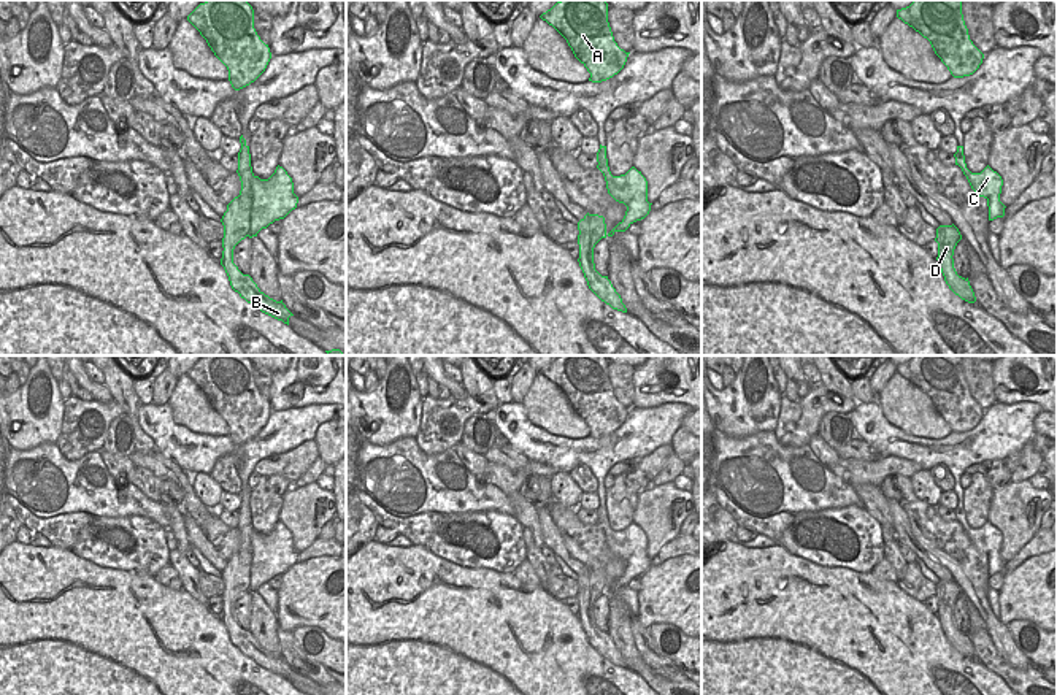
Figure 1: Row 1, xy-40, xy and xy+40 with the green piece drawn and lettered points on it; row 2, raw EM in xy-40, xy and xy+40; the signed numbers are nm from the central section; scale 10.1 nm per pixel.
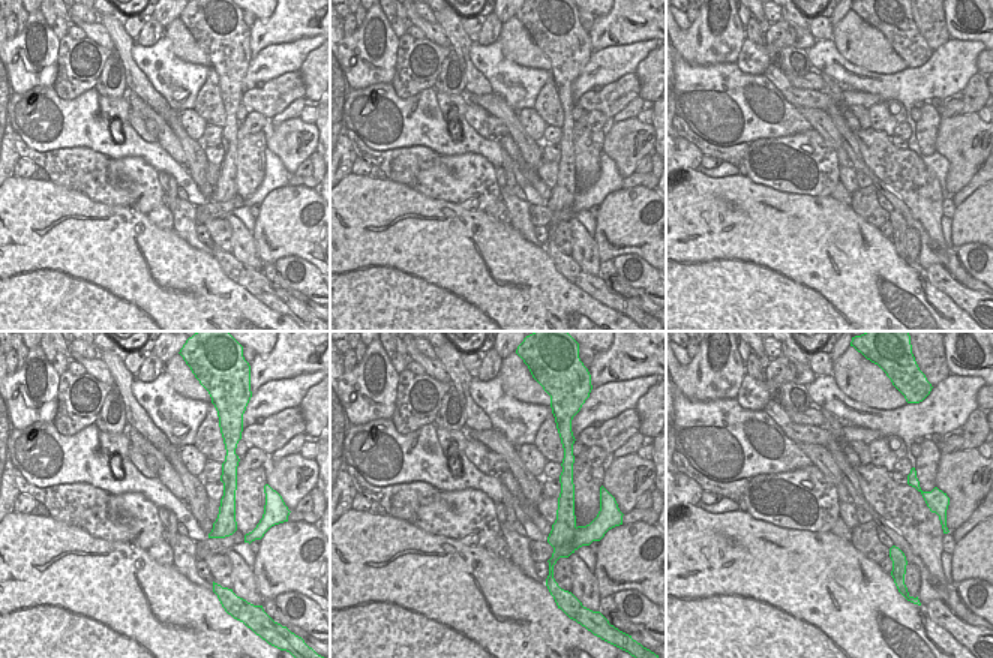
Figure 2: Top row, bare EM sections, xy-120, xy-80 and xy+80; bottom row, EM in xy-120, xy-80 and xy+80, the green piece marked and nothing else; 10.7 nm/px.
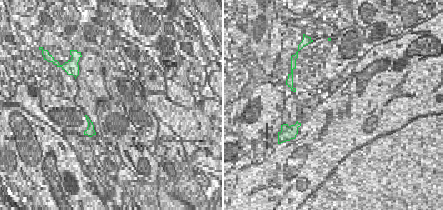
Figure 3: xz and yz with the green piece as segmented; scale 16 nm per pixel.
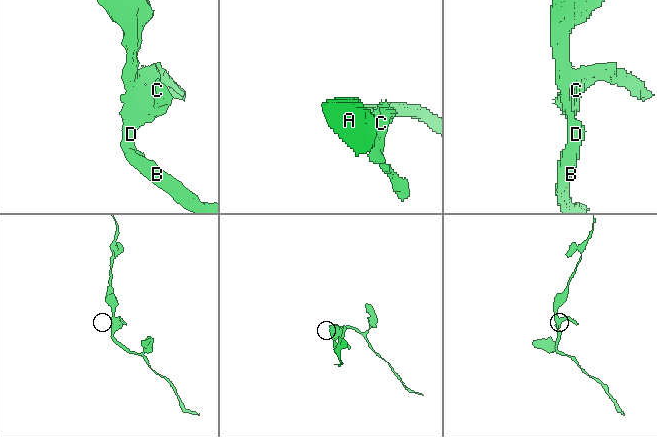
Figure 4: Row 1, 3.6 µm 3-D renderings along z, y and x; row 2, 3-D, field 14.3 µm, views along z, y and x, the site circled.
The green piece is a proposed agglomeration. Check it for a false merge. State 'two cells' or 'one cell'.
two cells

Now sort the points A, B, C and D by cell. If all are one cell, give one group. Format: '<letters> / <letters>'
A B D / C

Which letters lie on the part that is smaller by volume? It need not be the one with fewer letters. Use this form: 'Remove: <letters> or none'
Remove: C

